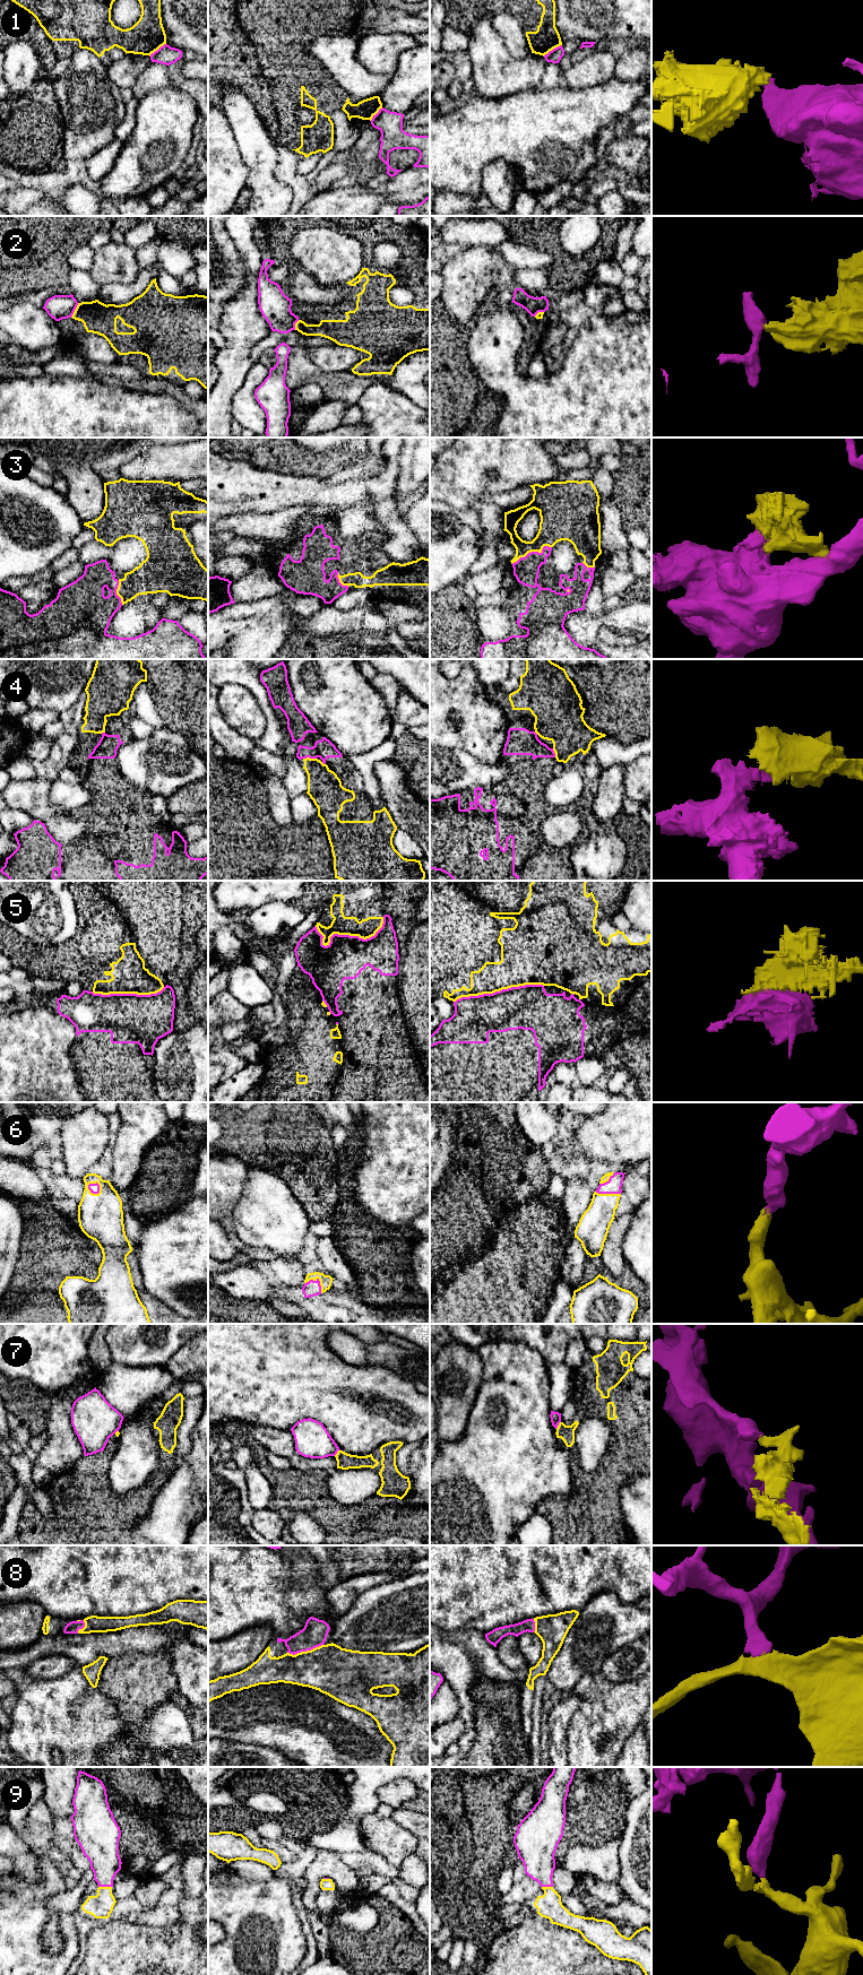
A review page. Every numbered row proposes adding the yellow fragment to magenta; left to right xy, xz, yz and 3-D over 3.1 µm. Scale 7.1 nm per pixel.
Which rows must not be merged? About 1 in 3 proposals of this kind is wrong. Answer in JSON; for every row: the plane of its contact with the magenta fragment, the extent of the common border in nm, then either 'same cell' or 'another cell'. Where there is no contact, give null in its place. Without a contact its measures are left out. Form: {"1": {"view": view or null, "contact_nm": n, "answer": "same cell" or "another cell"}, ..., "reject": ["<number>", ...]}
{"1": {"view": "yz", "contact_nm": 160, "answer": "another cell"}, "2": {"view": "xy", "contact_nm": 120, "answer": "another cell"}, "3": {"view": "yz", "contact_nm": 320, "answer": "same cell"}, "4": {"view": "xz", "contact_nm": 100, "answer": "same cell"}, "5": {"view": "xz", "contact_nm": 500, "answer": "another cell"}, "6": {"view": "xy", "contact_nm": 110, "answer": "same cell"}, "7": {"view": "xz", "contact_nm": 60, "answer": "another cell"}, "8": {"view": "xz", "contact_nm": 260, "answer": "same cell"}, "9": {"view": "xy", "contact_nm": 100, "answer": "same cell"}, "reject": ["1", "2", "5", "7"]}

